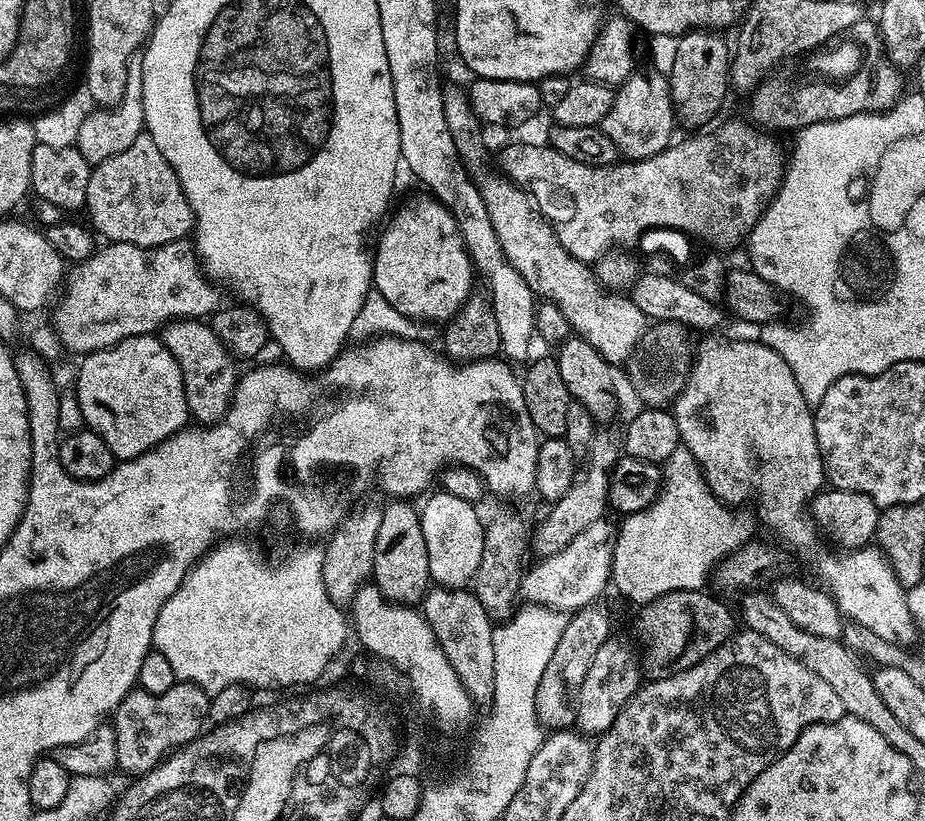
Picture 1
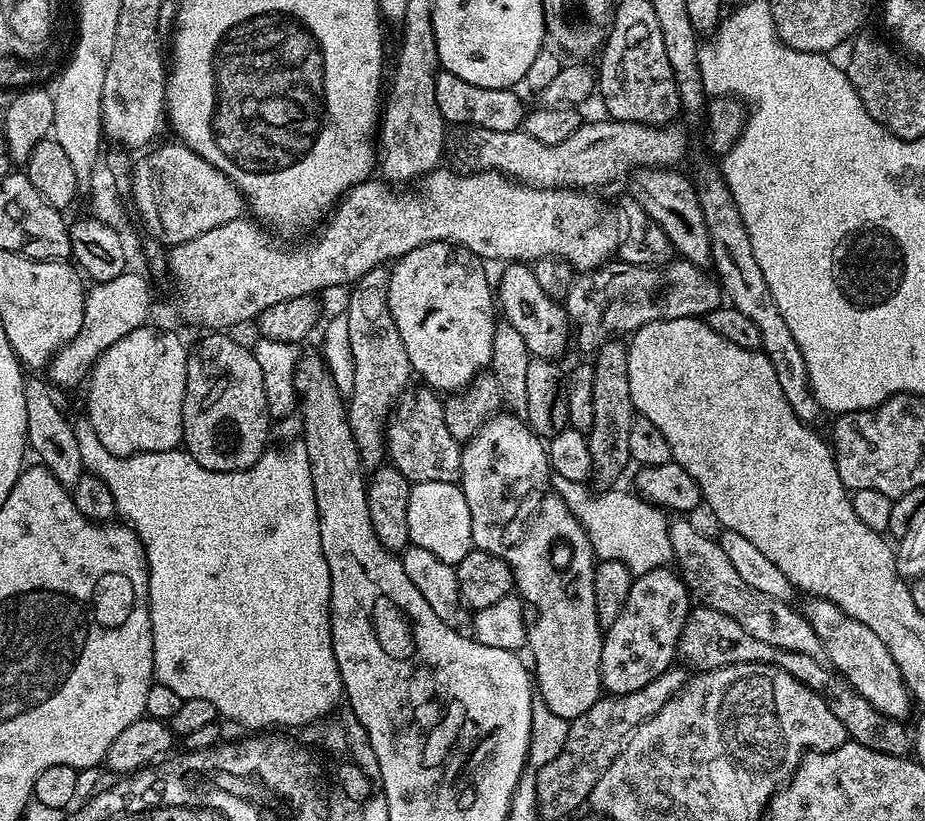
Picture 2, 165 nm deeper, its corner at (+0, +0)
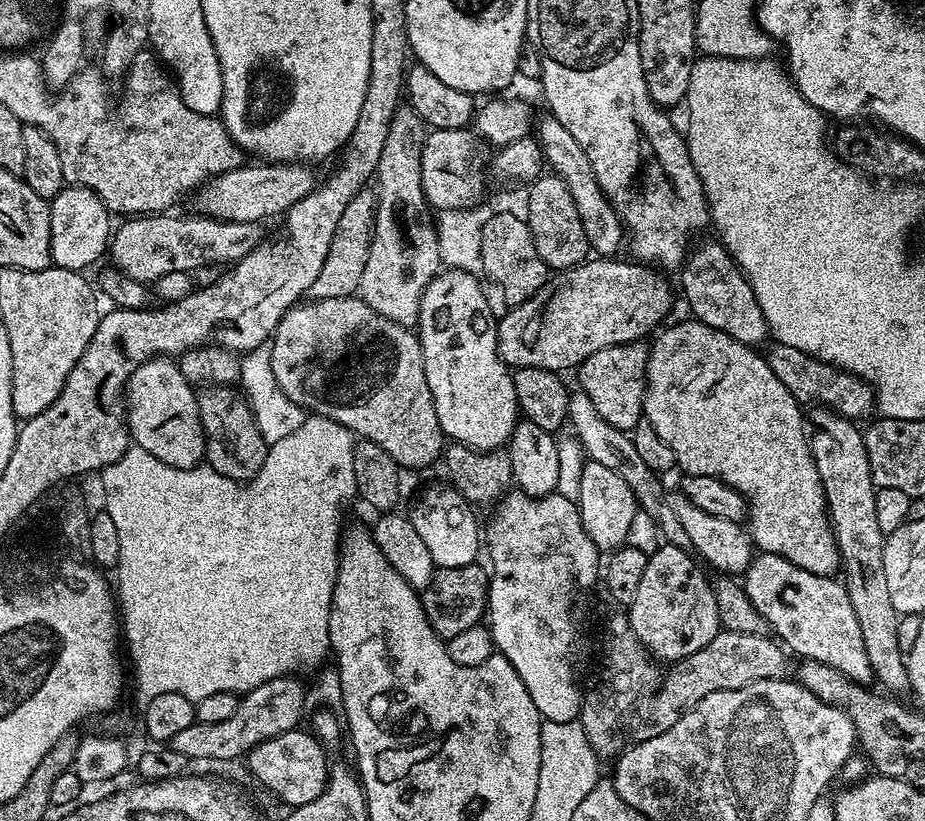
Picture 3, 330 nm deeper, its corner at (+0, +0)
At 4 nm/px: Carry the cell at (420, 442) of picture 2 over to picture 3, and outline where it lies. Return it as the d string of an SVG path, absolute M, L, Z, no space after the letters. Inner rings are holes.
M353 294L346 298L322 298L321 300L309 299L307 302L301 302L295 308L291 308L289 312L283 316L278 322L276 331L270 337L270 345L272 347L272 362L274 376L277 378L277 385L280 391L290 398L302 409L307 409L309 413L317 416L325 416L331 420L336 420L342 426L346 426L357 437L374 442L378 446L382 446L382 450L386 450L386 454L390 454L390 458L394 458L394 462L400 465L401 469L408 468L428 468L432 463L441 459L442 453L446 447L446 437L442 426L438 426L438 414L434 410L434 398L430 394L430 386L426 386L426 370L422 362L422 350L420 349L420 341L415 331L409 330L403 324L395 324L392 320L387 320L382 314L378 314L374 310L370 310L370 306L366 306L366 302L361 300L359 295ZM372 352L376 352L376 368L380 372L388 372L388 377L371 392L370 389L364 388L356 397L353 398L350 393L344 389L344 383L347 380L368 380L372 376Z

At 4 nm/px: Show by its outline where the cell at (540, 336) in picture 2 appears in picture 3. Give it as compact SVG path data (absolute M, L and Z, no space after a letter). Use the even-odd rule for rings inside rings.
M514 213L494 215L482 228L481 236L483 275L505 292L509 305L521 304L523 300L537 295L540 287L550 280L550 270L542 258L538 258L538 246L534 246L534 238L528 229L528 221Z

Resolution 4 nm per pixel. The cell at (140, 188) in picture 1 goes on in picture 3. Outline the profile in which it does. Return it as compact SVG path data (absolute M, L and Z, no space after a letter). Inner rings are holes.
M252 162L214 176L206 184L201 184L194 193L195 211L201 216L212 216L216 220L246 222L254 224L264 222L267 216L279 217L287 213L294 202L306 198L316 187L317 177L312 177L311 167L299 164L273 164L271 162Z

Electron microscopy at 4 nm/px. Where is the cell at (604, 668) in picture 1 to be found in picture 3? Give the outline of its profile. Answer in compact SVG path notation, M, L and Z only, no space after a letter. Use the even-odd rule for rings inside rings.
M667 542L661 543L649 555L642 583L634 593L634 602L627 605L626 615L633 634L657 661L685 660L721 632L712 580L704 577L703 571L705 569L697 563L691 551L675 548Z

